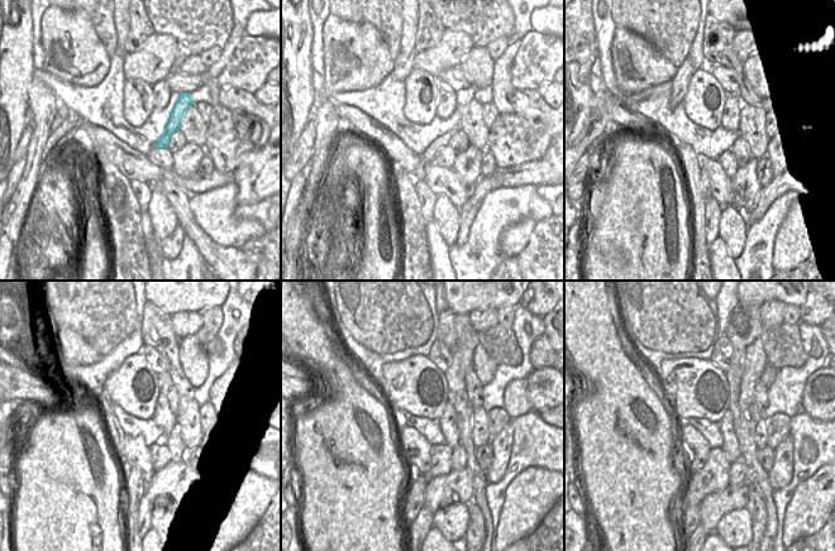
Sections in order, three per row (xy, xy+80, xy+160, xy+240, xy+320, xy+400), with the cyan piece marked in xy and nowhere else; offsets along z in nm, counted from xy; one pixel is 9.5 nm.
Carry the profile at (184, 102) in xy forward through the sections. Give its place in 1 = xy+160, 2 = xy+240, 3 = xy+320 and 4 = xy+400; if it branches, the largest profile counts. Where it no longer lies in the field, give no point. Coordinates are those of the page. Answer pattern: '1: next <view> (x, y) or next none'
1: next xy+160 (705, 182)
2: next xy+240 (134, 484)
3: next xy+320 (414, 498)
4: next xy+400 (692, 512)

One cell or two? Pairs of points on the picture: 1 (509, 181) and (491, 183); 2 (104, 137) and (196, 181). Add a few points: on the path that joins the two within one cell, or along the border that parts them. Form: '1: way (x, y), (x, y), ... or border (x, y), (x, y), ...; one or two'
1: border (497, 169), (502, 186); two
2: way (127, 159), (144, 171), (173, 176); one

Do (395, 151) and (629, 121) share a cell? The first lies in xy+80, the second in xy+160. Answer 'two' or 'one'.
one

